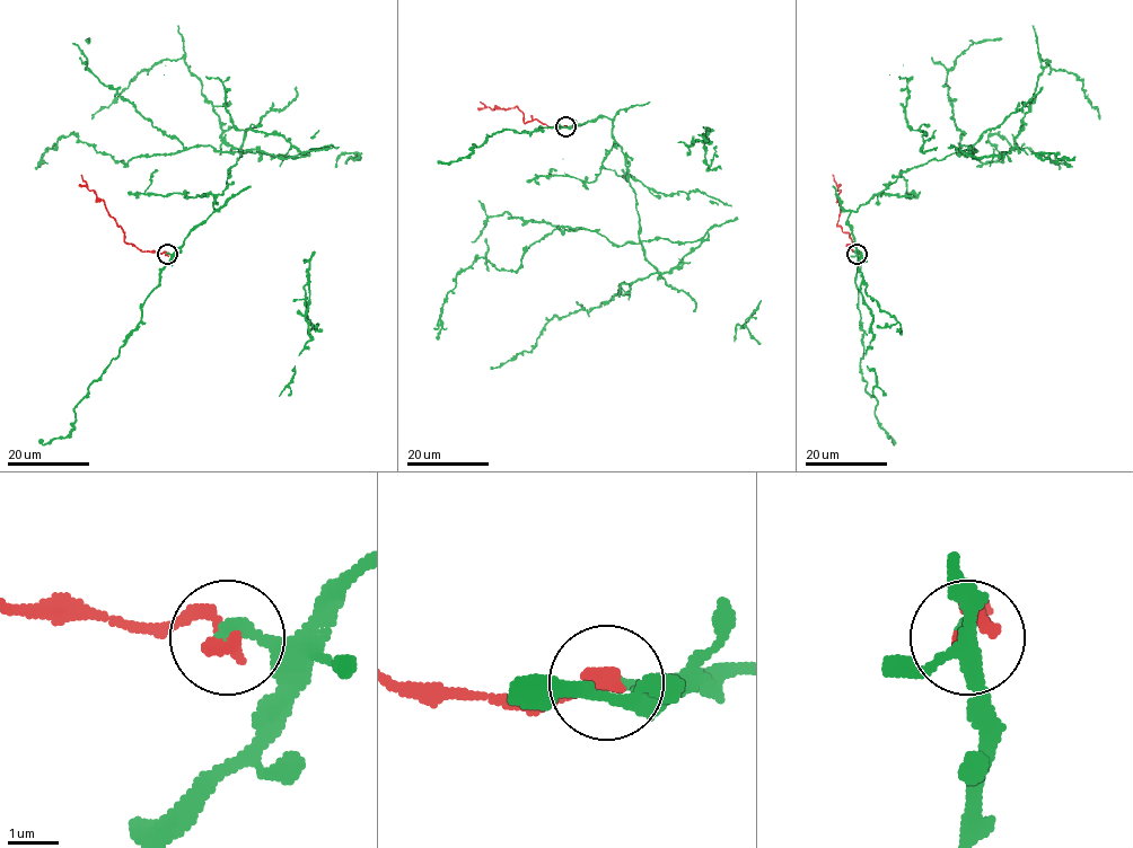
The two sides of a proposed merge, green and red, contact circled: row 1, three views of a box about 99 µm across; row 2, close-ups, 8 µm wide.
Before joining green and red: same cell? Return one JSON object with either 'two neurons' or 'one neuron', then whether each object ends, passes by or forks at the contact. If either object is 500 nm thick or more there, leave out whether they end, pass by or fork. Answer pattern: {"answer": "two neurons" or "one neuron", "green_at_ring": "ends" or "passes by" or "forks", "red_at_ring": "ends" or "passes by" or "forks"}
{"answer": "two neurons", "green_at_ring": "ends", "red_at_ring": "ends"}

